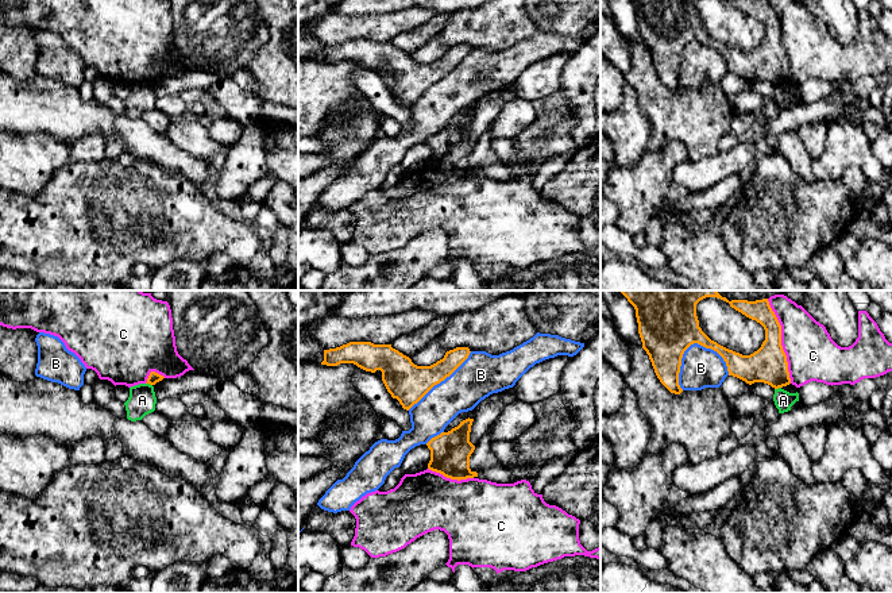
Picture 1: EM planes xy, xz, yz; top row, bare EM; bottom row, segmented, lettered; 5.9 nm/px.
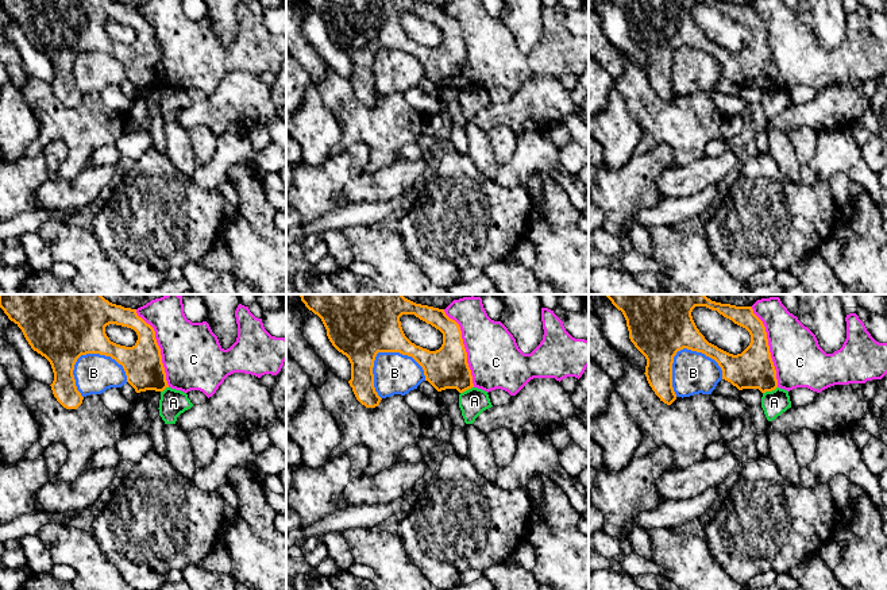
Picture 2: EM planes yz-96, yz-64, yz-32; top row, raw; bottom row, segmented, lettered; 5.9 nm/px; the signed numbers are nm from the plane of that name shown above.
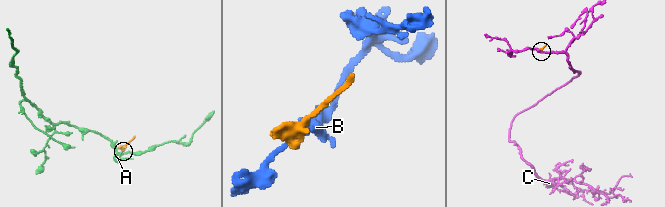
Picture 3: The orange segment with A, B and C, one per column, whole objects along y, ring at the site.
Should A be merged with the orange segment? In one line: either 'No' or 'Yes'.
No

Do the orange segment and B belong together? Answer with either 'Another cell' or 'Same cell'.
Another cell

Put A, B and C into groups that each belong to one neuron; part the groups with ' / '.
A / B / C

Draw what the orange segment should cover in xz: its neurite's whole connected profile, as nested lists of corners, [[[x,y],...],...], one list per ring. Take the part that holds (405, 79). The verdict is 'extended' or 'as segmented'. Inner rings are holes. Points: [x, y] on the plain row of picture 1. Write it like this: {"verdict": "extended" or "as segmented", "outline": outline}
{"verdict": "as segmented", "outline": [[[350,39],[324,47],[321,62],[354,61],[366,69],[381,68],[387,89],[399,99],[403,107],[409,108],[435,82],[449,74],[468,55],[470,50],[468,45],[456,45],[430,63],[417,63],[391,42]]]}

